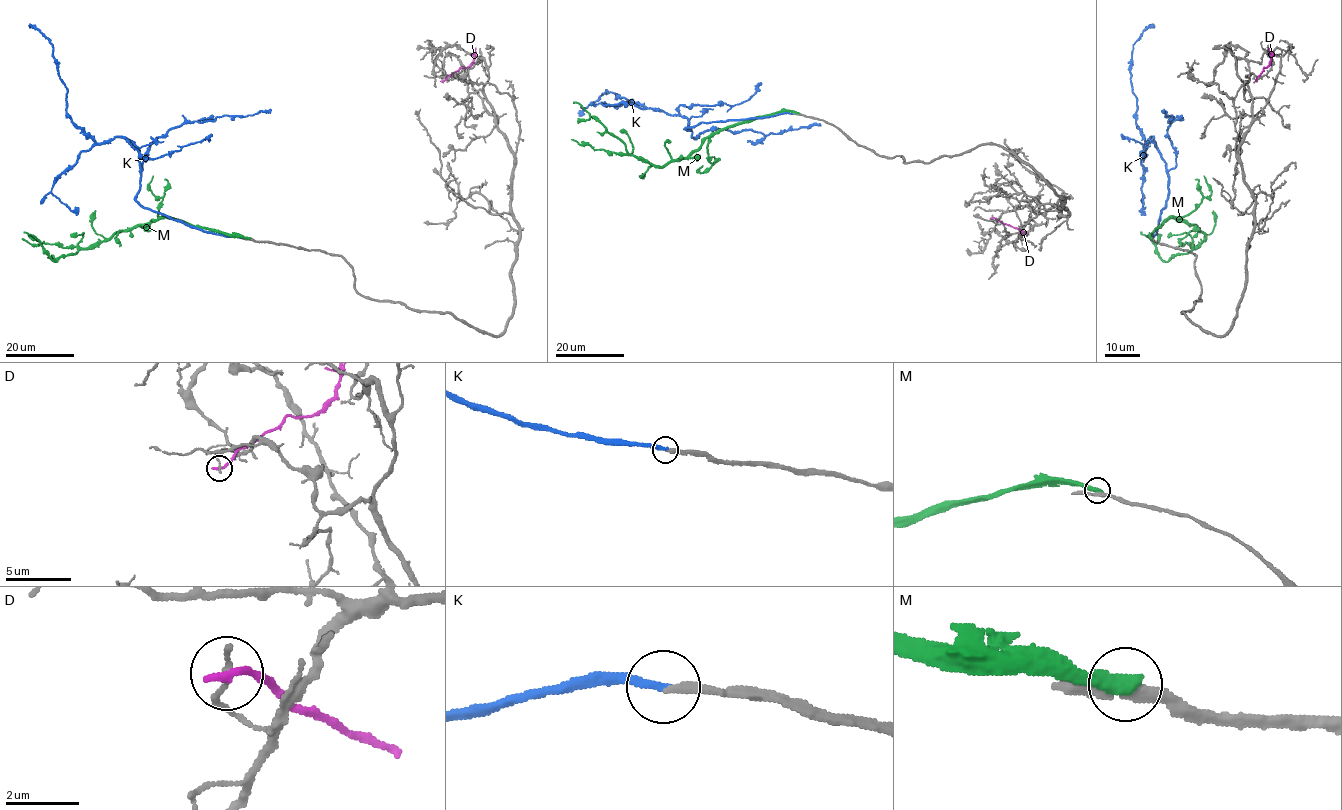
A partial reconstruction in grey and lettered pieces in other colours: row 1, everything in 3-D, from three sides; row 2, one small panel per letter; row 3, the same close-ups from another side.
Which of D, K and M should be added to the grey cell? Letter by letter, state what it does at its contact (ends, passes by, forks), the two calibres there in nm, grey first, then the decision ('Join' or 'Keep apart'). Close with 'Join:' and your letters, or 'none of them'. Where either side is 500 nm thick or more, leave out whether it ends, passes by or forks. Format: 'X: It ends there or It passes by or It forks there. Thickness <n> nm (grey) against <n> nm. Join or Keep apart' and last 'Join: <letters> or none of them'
D: It ends there. Thickness 150 nm (grey) against 240 nm. Keep apart
K: It ends there. Thickness 280 nm (grey) against 240 nm. Join
M: It ends there. Thickness 280 nm (grey) against 440 nm. Keep apart
Join: K

